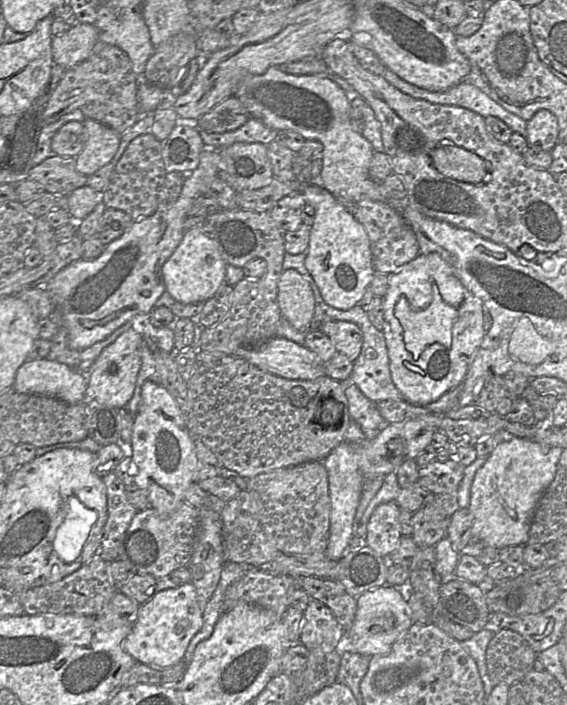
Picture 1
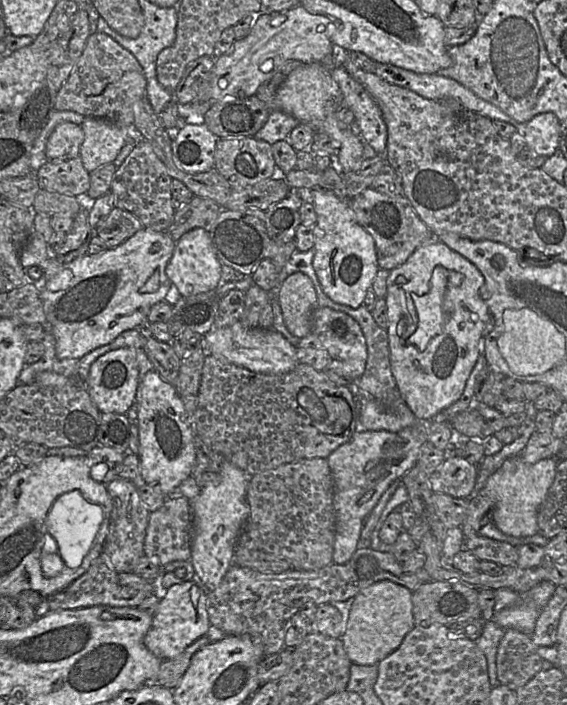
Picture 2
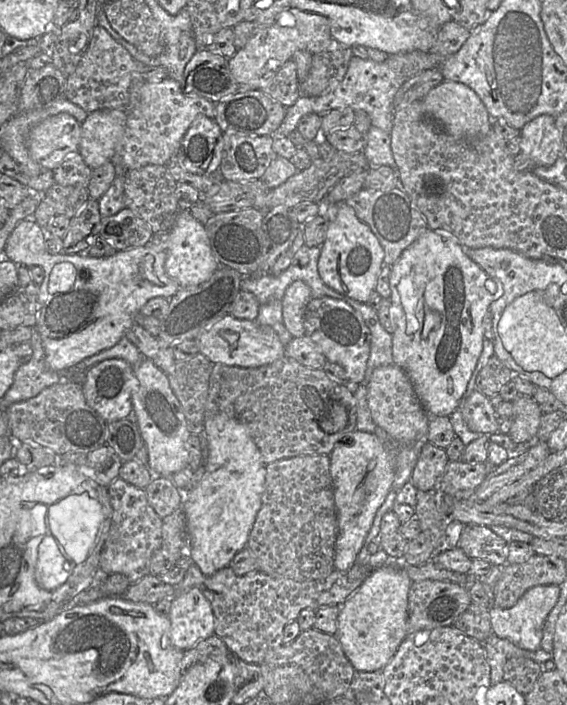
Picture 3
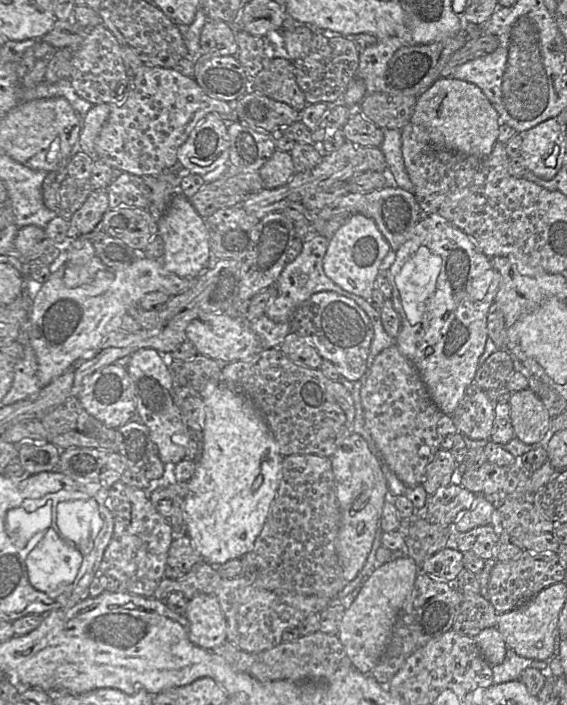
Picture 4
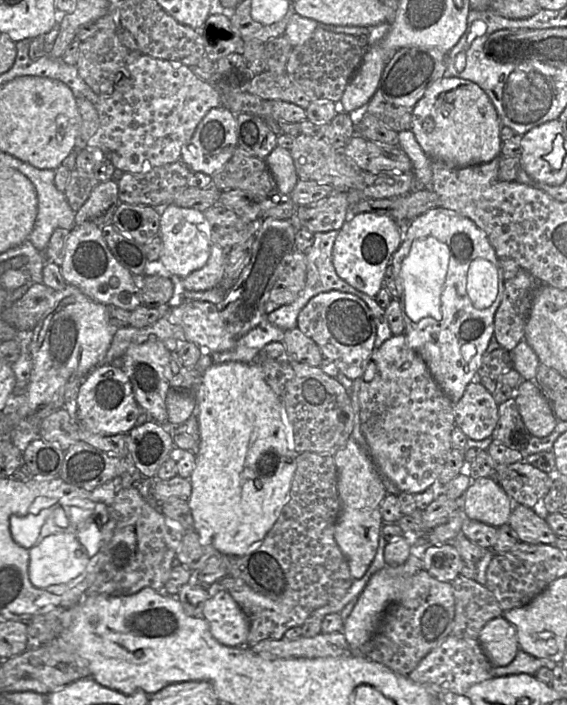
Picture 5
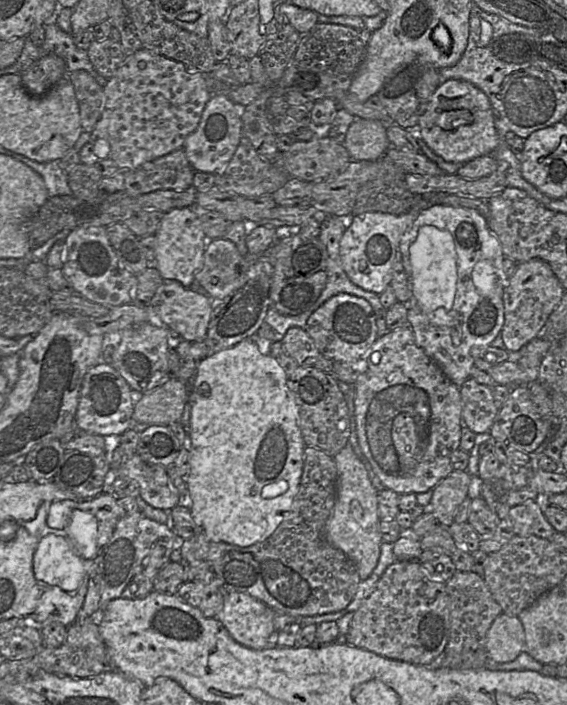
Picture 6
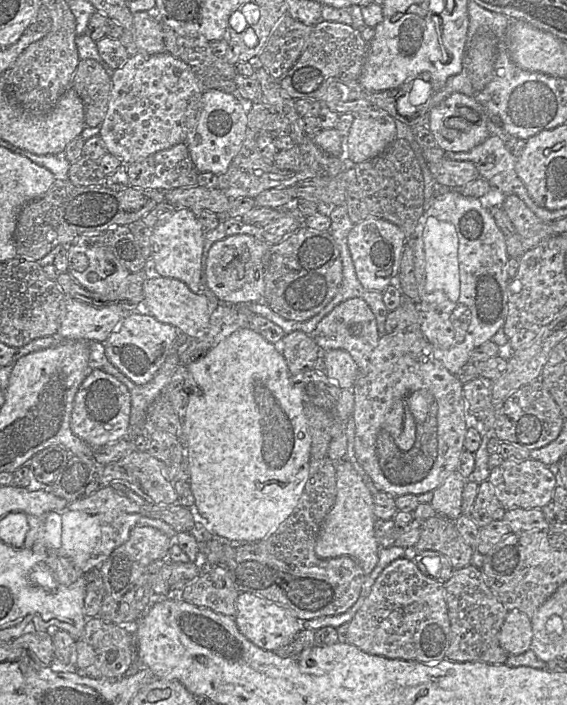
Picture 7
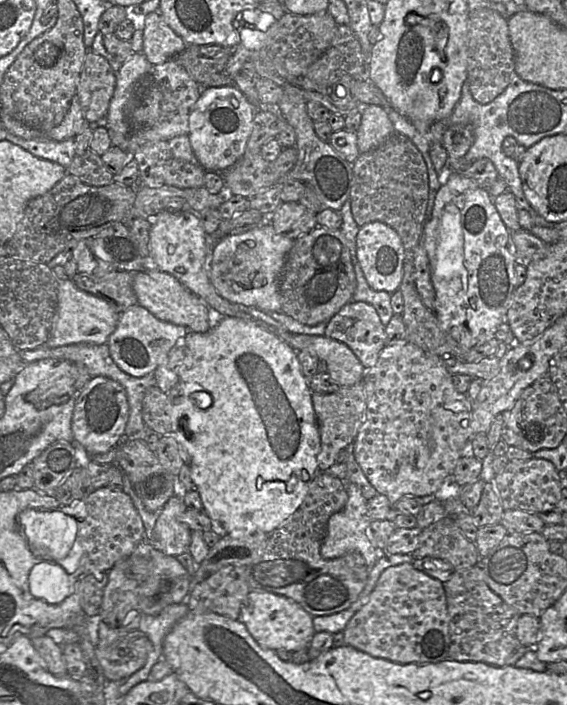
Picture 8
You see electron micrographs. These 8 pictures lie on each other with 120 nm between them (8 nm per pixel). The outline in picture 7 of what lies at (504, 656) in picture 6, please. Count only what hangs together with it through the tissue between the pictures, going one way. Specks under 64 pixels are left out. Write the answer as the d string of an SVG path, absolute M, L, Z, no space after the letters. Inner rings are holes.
M516 609L509 611L498 635L500 646L510 656L521 655L531 648L532 637L531 616Z

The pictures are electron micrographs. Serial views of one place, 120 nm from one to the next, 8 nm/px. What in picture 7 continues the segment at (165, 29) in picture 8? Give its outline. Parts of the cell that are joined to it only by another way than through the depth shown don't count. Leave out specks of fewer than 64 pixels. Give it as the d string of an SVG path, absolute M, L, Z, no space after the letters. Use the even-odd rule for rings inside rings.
M147 11L133 14L134 41L138 51L149 55L166 53L162 22Z

